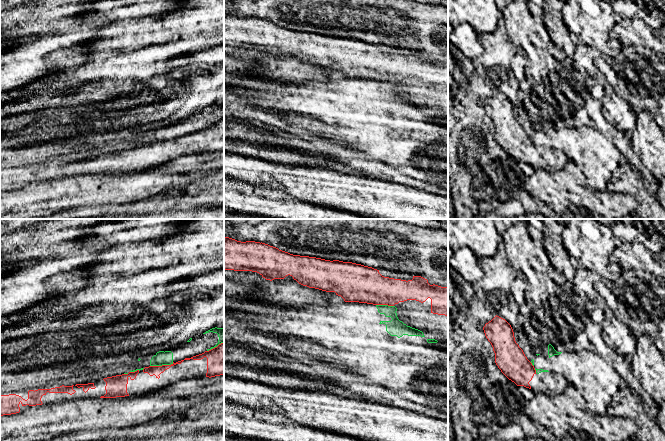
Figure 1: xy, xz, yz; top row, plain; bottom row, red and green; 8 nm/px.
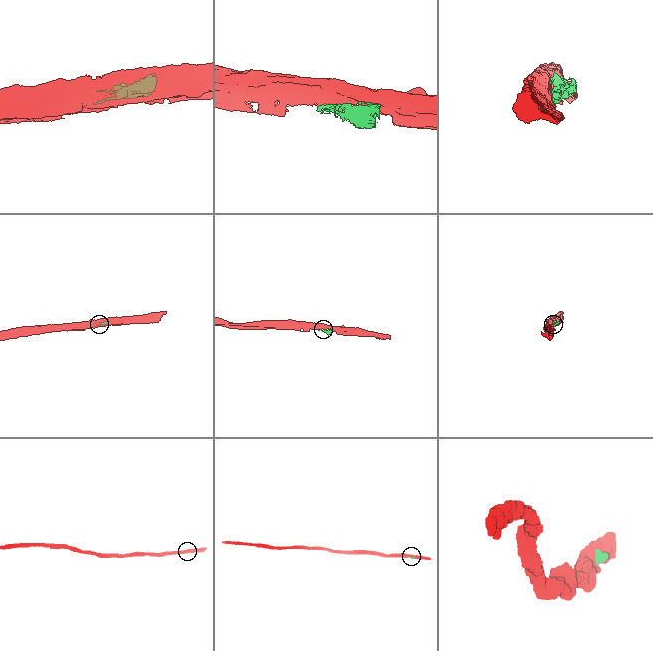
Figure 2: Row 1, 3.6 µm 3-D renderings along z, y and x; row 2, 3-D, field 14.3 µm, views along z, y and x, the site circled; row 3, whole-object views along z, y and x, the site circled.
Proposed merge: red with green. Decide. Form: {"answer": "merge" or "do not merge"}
{"answer": "do not merge"}

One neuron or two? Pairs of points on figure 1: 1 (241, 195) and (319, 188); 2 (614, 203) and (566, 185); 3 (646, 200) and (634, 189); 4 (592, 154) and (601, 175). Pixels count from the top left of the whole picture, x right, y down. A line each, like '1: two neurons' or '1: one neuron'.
1: two neurons
2: one neuron
3: one neuron
4: one neuron

